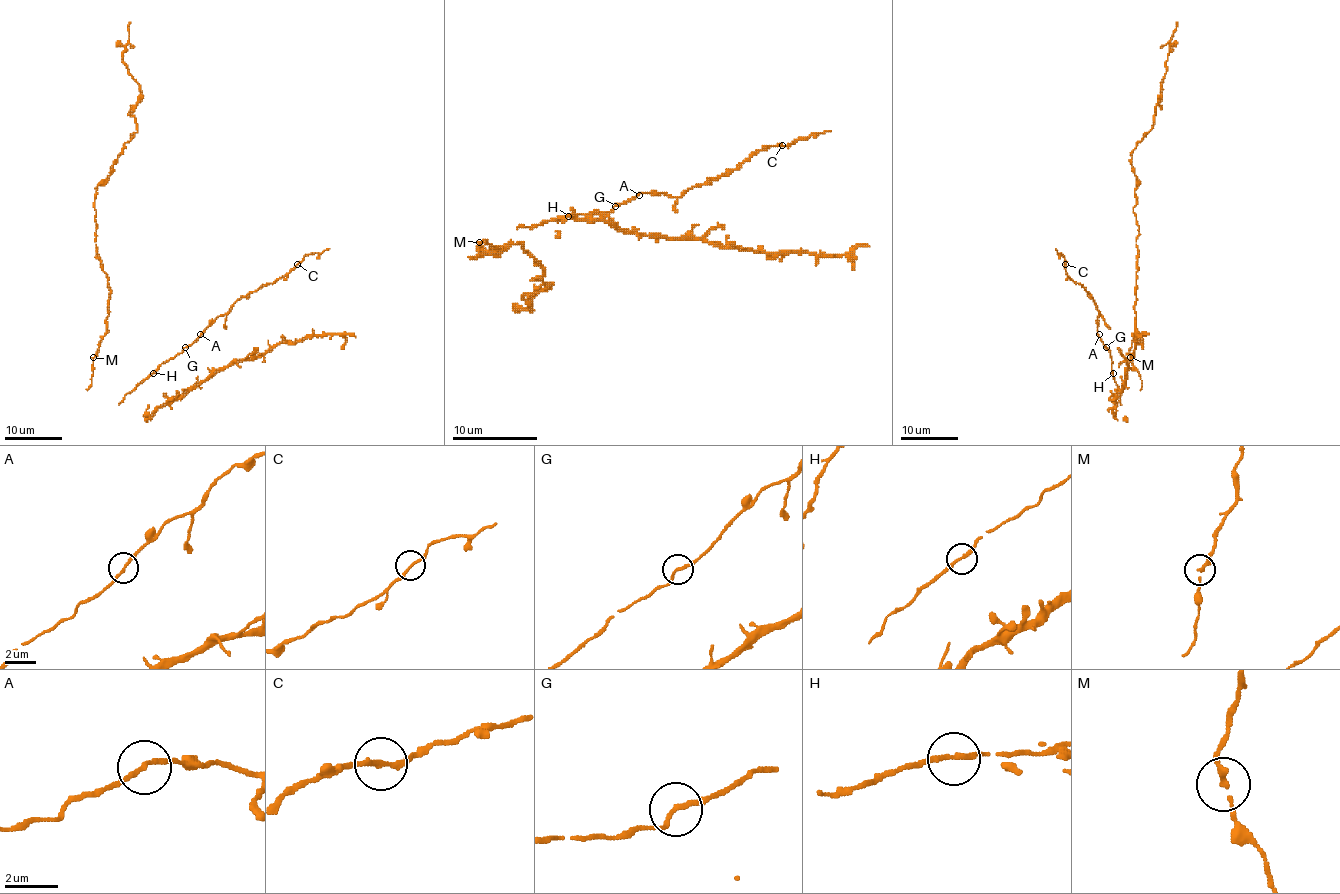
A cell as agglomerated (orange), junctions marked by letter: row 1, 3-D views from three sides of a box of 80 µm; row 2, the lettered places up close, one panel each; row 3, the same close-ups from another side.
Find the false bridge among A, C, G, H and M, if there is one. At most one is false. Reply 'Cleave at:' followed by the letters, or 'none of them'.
Cleave at: none of them

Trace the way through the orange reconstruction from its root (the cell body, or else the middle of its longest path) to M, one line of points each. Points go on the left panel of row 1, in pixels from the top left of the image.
M: (100, 344), (93, 357)

